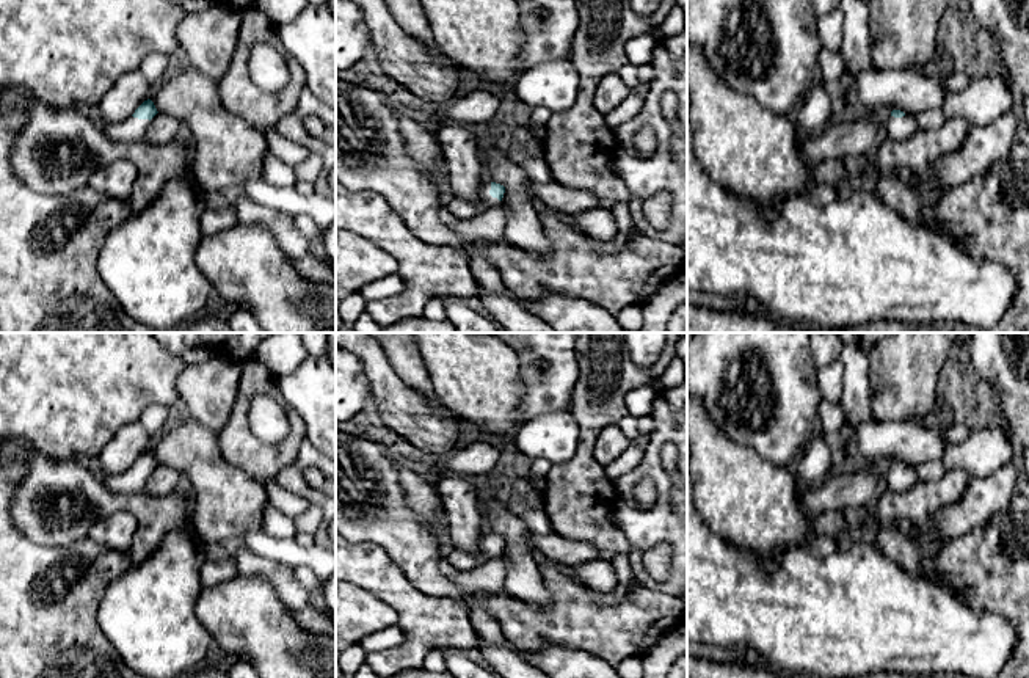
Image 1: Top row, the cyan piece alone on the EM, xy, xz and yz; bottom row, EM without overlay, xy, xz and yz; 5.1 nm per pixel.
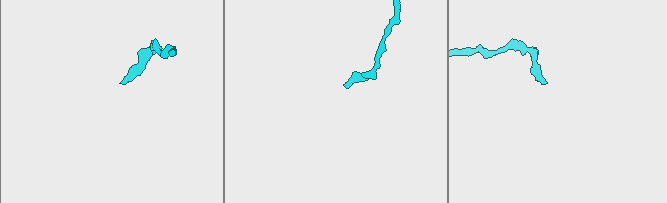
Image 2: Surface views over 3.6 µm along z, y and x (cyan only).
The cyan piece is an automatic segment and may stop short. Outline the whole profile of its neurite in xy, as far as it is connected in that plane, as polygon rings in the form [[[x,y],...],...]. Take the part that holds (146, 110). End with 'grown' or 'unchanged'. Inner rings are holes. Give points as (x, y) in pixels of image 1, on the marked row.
[[[147,99],[129,119],[119,124],[104,124],[102,130],[116,141],[136,141],[144,138],[149,122],[157,113],[154,102]]]; grown

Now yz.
[[[893,110],[891,118],[886,121],[888,138],[902,141],[910,138],[919,130],[914,116],[907,116],[900,110]]]; grown

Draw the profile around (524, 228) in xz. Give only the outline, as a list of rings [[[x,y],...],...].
[[[494,138],[494,148],[485,155],[485,170],[493,182],[505,187],[502,202],[507,206],[507,228],[504,240],[522,248],[530,254],[547,254],[552,242],[541,223],[529,196],[529,182],[521,165],[511,162],[505,138]]]

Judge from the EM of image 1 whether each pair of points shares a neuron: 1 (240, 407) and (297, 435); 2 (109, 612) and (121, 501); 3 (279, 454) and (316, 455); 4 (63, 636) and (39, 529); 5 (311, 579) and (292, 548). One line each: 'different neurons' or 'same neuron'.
1: same neuron
2: different neurons
3: different neurons
4: different neurons
5: different neurons

